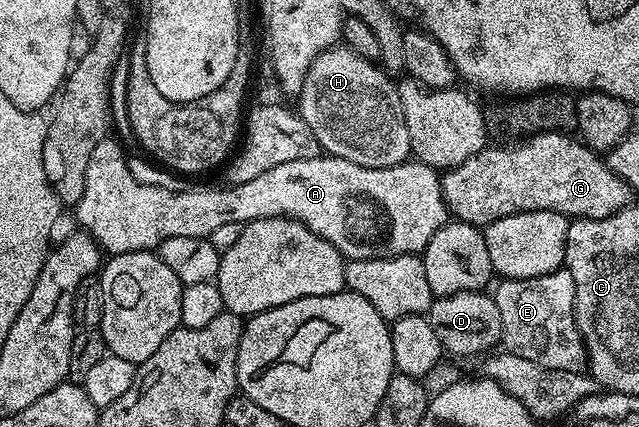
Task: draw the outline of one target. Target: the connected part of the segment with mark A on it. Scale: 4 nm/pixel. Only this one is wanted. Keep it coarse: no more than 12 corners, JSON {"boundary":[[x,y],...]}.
{"boundary":[[93,149],[80,227],[108,255],[292,218],[344,259],[422,255],[440,175],[289,160],[246,184],[138,182]]}

